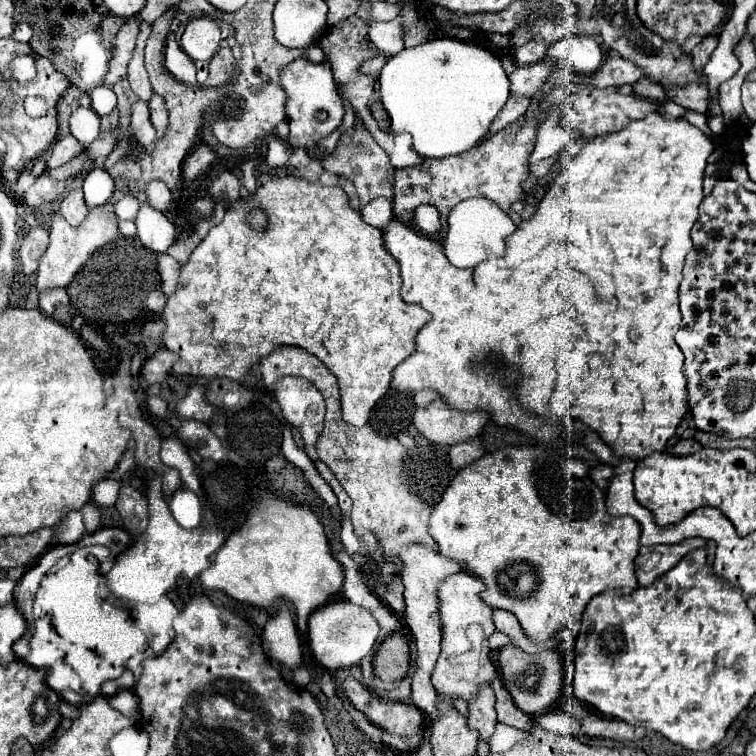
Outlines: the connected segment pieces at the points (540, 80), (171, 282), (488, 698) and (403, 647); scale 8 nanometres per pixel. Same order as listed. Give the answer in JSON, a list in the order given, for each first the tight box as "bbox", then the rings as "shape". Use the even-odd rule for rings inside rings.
[{"bbox":[508,58,556,98],"shape":[[[546,58],[540,62],[528,64],[528,66],[516,66],[514,72],[508,76],[510,78],[510,92],[532,98],[536,94],[536,90],[544,84],[544,80],[550,76],[554,66],[556,64]]]},{"bbox":[158,254,180,296],"shape":[[[158,254],[158,270],[160,270],[160,278],[162,278],[162,290],[166,296],[170,296],[176,290],[180,264],[168,254]]]},{"bbox":[468,684,496,740],"shape":[[[482,684],[482,692],[468,706],[468,726],[480,734],[482,740],[488,740],[496,726],[494,710],[494,692],[488,684]]]},{"bbox":[376,634,410,682],"shape":[[[402,634],[388,636],[376,652],[376,676],[384,682],[402,680],[408,672],[408,664],[410,654],[406,638]]]}]

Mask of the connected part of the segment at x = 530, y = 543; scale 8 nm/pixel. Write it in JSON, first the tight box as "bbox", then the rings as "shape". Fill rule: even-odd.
{"bbox":[428,444,640,644],"shape":[[[542,444],[502,446],[496,452],[484,454],[482,458],[474,460],[474,464],[468,464],[466,468],[462,468],[454,476],[450,486],[444,490],[440,502],[434,506],[434,512],[430,516],[428,532],[436,540],[440,554],[444,554],[444,556],[456,560],[458,564],[462,564],[464,572],[480,578],[486,584],[486,592],[482,594],[482,600],[486,604],[490,604],[492,608],[502,608],[502,610],[512,612],[518,618],[524,632],[538,644],[548,640],[562,626],[574,626],[576,622],[580,622],[580,616],[582,616],[582,612],[584,612],[584,608],[586,608],[586,604],[590,602],[592,596],[602,594],[606,590],[616,590],[616,592],[626,594],[626,592],[632,592],[638,586],[636,572],[634,572],[634,558],[636,558],[638,548],[640,548],[640,526],[636,524],[636,520],[632,516],[610,516],[608,514],[604,494],[594,484],[594,480],[590,480],[588,472],[590,472],[590,468],[584,460],[578,458],[576,464],[574,464],[568,458],[564,458],[562,452],[550,452],[550,448],[542,448]]]}

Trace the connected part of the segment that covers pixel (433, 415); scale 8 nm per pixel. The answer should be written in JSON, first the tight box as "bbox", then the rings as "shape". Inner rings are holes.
{"bbox":[412,396,490,446],"shape":[[[442,396],[434,398],[428,406],[416,408],[412,418],[428,442],[448,446],[478,436],[488,420],[490,416],[486,412],[454,412]]]}

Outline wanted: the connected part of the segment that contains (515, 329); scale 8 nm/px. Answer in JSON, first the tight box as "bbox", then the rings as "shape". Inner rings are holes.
{"bbox":[474,110,714,460],"shape":[[[654,110],[650,112],[650,116],[642,120],[632,120],[620,132],[596,136],[594,140],[586,142],[586,146],[578,152],[578,156],[572,162],[566,162],[562,166],[562,174],[558,175],[554,184],[548,188],[532,220],[522,222],[516,228],[516,232],[508,236],[506,256],[488,258],[474,268],[474,278],[476,280],[482,278],[480,288],[508,288],[508,306],[504,310],[508,314],[504,314],[504,318],[496,318],[496,322],[492,318],[492,322],[484,324],[488,326],[488,330],[484,332],[496,334],[492,336],[492,340],[486,340],[486,350],[492,352],[492,356],[510,364],[506,366],[510,368],[506,372],[508,378],[514,380],[516,384],[516,394],[522,400],[522,406],[548,420],[578,418],[586,422],[590,428],[594,428],[614,448],[616,454],[630,456],[634,460],[640,460],[650,452],[662,452],[668,440],[674,436],[678,422],[688,412],[688,388],[682,368],[684,356],[678,344],[674,342],[674,334],[680,326],[678,286],[682,280],[684,258],[692,250],[690,230],[698,220],[698,206],[704,200],[702,182],[704,182],[704,170],[708,166],[708,156],[712,152],[714,152],[714,144],[708,136],[704,136],[684,116],[666,118],[664,110]]]}

